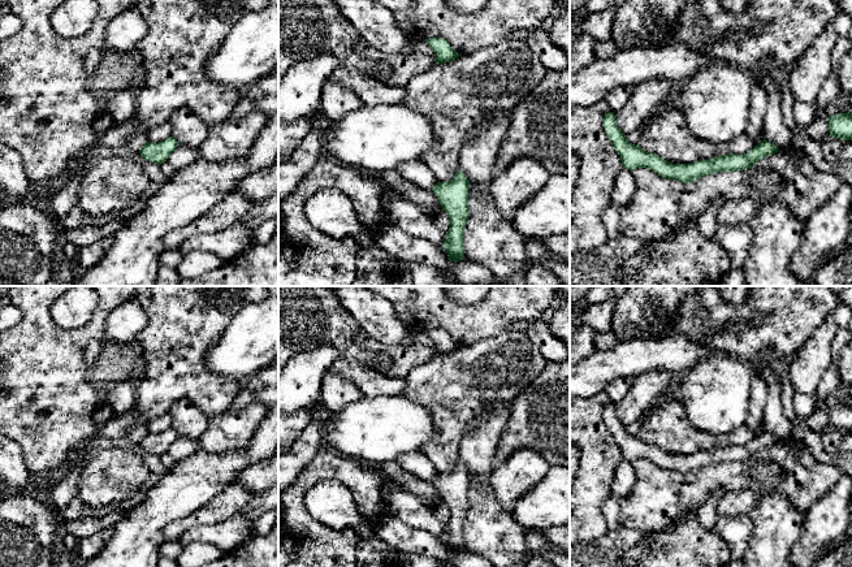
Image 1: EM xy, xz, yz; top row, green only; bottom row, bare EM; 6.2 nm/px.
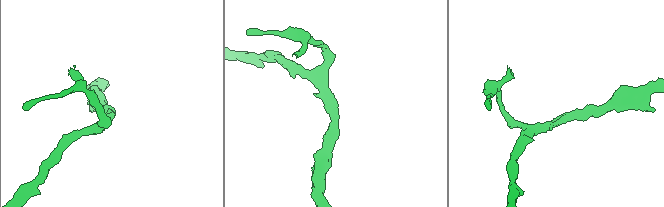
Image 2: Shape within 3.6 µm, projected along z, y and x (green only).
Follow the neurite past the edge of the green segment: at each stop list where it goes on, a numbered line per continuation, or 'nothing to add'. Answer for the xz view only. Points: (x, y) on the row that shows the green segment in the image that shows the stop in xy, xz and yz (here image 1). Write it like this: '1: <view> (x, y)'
nothing to add

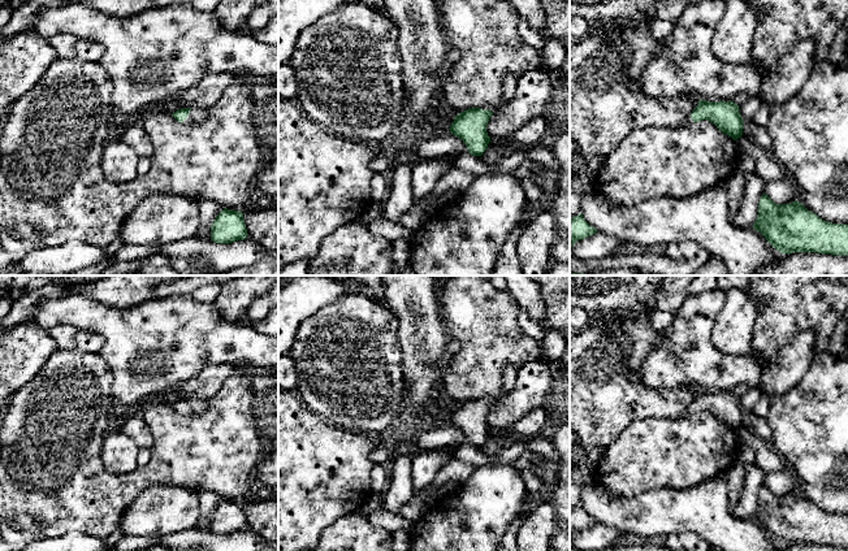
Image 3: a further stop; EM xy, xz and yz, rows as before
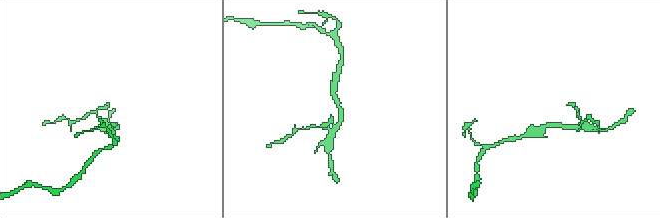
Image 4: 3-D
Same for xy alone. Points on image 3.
1: xy (194, 116)

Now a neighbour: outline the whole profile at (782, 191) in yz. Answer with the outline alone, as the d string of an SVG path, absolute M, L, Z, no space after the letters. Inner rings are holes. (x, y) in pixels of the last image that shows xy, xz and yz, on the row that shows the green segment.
M786 178L770 181L765 185L765 194L776 204L787 204L796 200L796 185Z

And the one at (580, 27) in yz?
M580 16L570 17L570 42L580 42L587 38L594 27L594 22Z

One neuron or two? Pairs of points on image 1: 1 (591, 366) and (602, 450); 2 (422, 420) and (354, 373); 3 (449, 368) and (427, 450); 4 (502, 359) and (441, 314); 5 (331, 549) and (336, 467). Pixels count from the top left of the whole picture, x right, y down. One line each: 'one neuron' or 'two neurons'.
1: two neurons
2: two neurons
3: one neuron
4: two neurons
5: one neuron

